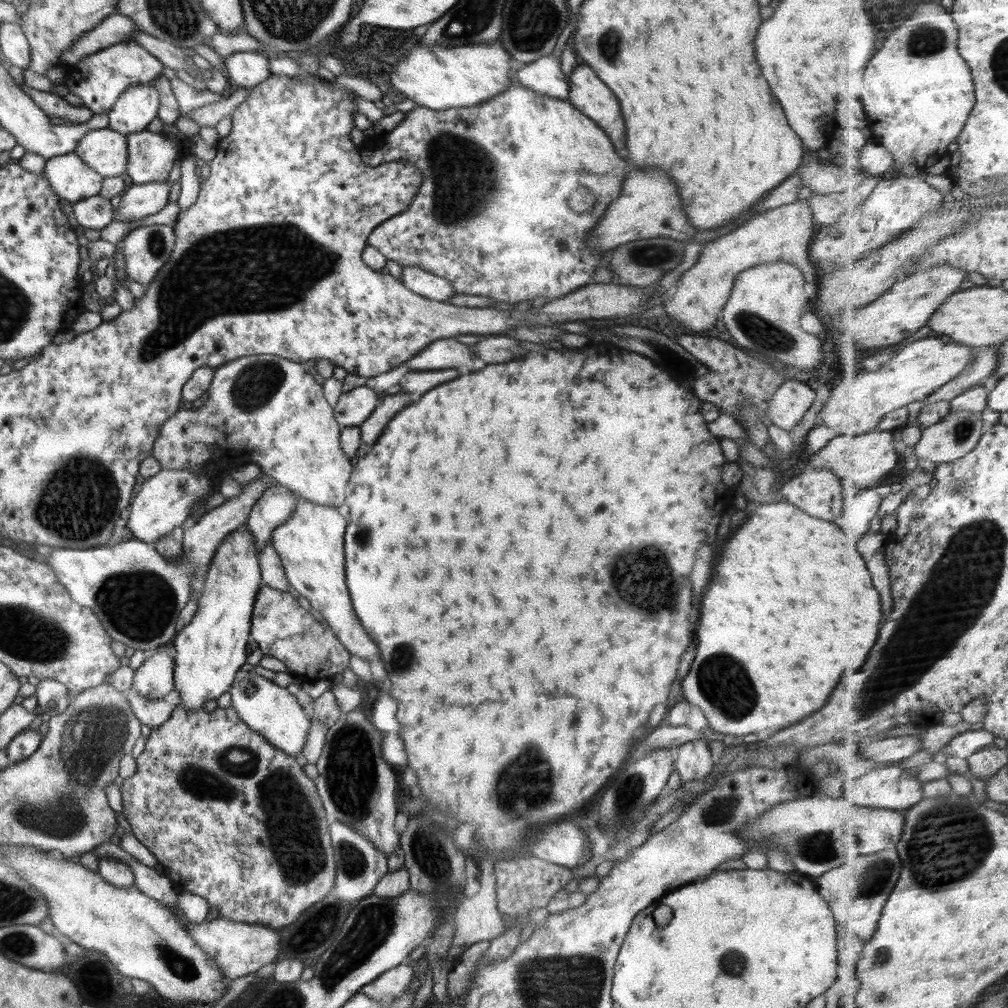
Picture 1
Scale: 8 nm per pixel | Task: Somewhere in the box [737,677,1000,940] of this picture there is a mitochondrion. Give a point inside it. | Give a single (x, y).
(951, 845)

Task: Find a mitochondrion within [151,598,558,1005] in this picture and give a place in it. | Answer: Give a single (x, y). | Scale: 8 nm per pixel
(300, 849)

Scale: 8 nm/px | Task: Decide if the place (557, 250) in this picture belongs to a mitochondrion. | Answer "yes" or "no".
no

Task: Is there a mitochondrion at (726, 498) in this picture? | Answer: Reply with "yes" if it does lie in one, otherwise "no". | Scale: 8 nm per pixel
no

